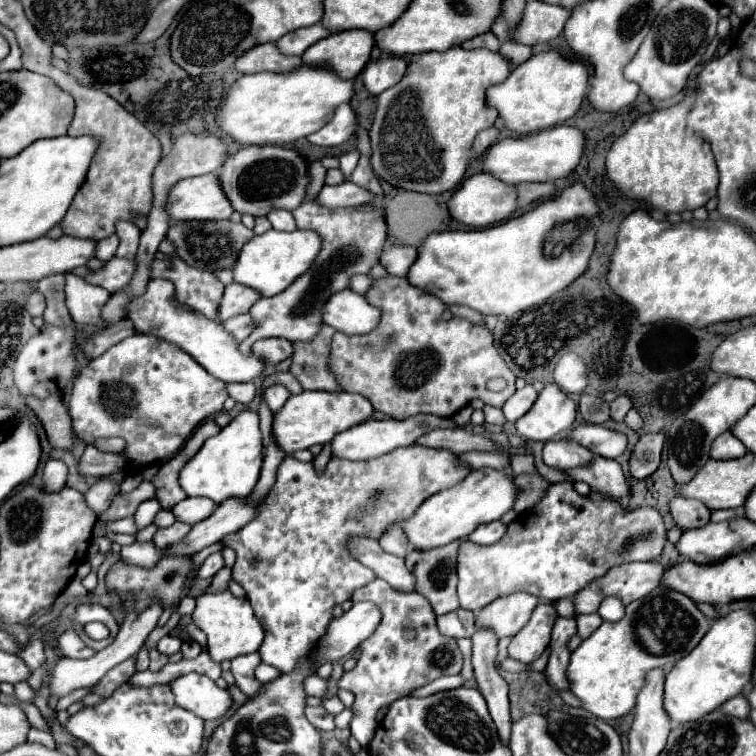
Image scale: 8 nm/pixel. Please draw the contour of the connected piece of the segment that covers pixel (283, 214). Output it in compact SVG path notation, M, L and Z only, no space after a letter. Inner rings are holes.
M273 209L267 219L271 221L273 229L277 231L293 231L297 229L295 227L295 219L293 219L293 213L291 211L285 211L285 209Z

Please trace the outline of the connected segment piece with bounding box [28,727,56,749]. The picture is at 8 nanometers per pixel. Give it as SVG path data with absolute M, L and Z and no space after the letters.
M31 727L29 731L28 741L31 743L41 743L42 745L45 745L51 749L55 748L56 745L50 733L39 730L35 727Z

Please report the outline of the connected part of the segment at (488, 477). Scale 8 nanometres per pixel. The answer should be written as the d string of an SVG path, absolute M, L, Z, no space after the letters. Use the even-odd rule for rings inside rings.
M483 469L479 473L467 475L457 485L429 497L409 519L403 521L401 529L411 549L427 551L427 549L443 547L451 541L467 539L469 533L481 523L501 519L501 515L513 507L515 497L517 497L517 489L511 477L503 477L503 473L495 473L493 469Z

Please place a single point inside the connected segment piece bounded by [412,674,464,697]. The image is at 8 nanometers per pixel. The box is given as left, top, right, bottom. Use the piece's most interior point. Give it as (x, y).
(446, 682)

